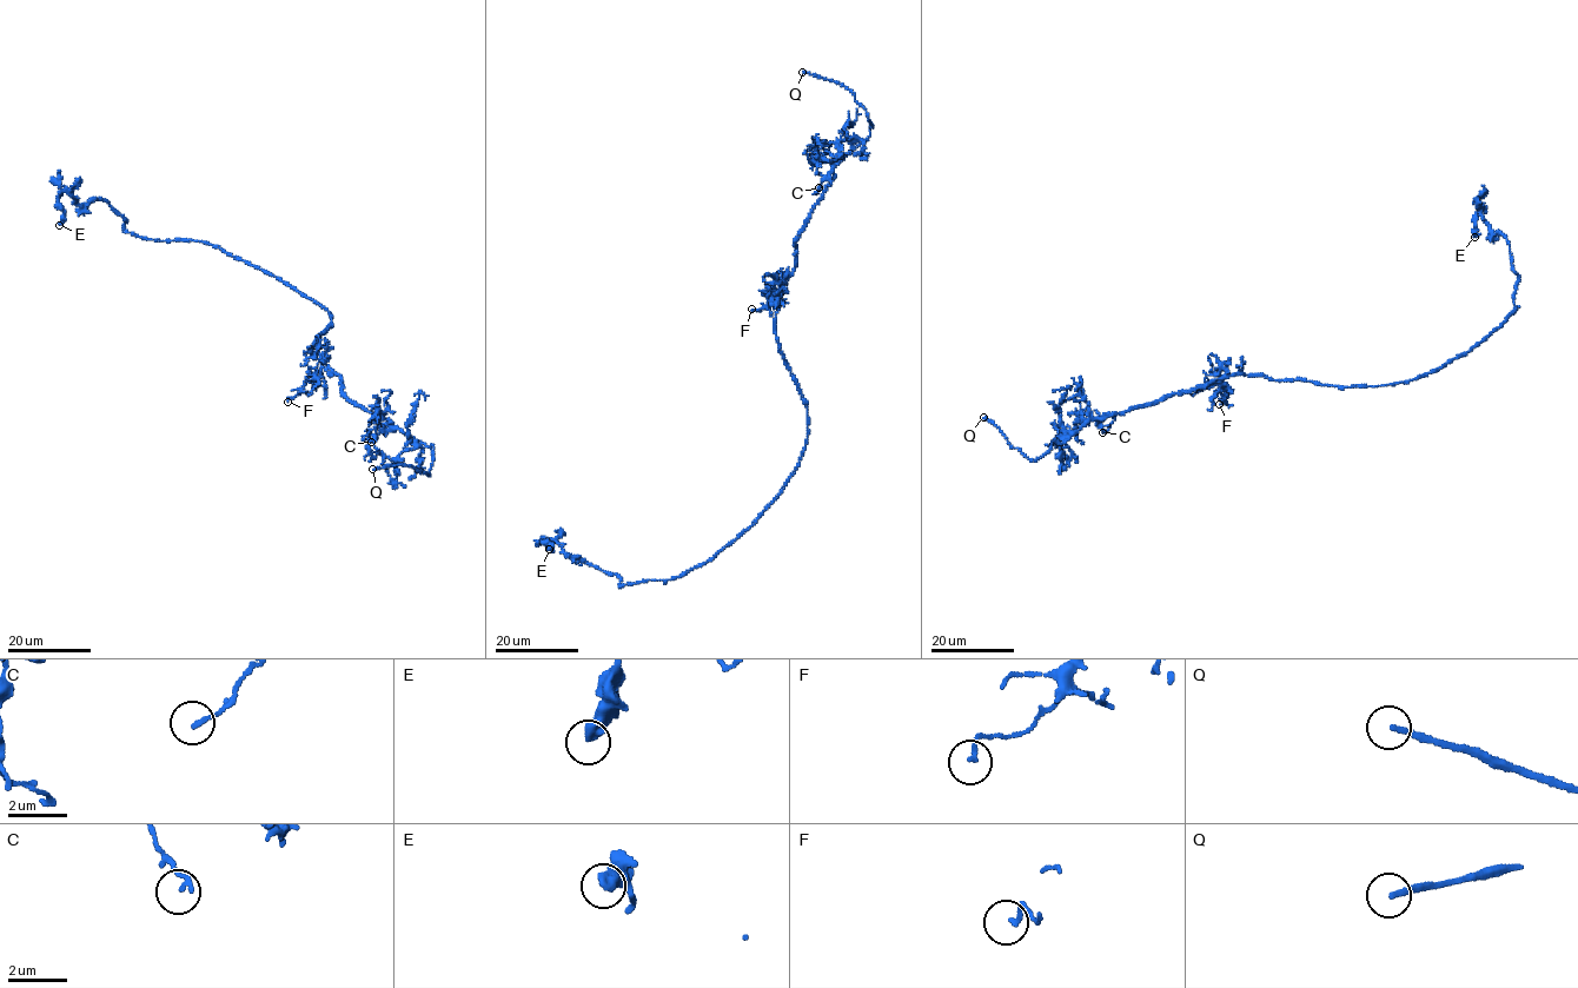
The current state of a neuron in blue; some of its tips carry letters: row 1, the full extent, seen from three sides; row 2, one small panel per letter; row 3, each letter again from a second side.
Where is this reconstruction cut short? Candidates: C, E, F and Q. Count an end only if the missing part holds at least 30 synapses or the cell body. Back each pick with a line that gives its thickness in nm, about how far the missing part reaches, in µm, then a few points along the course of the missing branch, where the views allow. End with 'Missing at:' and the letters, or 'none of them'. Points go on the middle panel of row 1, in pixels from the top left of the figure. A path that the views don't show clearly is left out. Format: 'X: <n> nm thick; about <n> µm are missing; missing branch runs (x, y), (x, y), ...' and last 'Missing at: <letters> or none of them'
Q: 180 nm thick; about 9 µm are missing; missing branch runs (802, 72), (778, 73), (774, 78)
Missing at: Q

